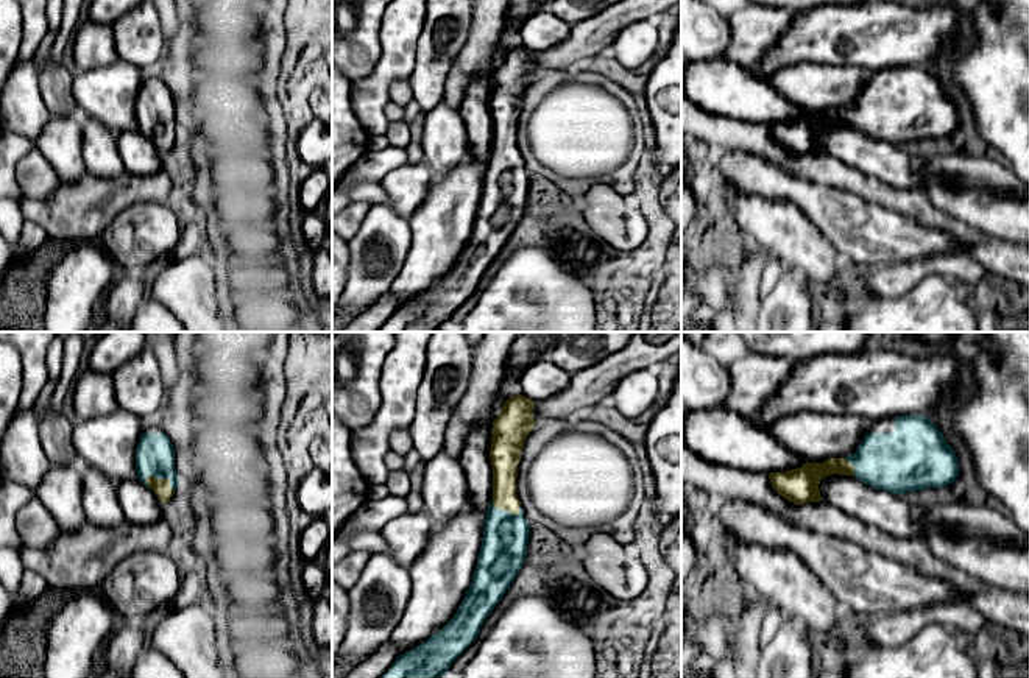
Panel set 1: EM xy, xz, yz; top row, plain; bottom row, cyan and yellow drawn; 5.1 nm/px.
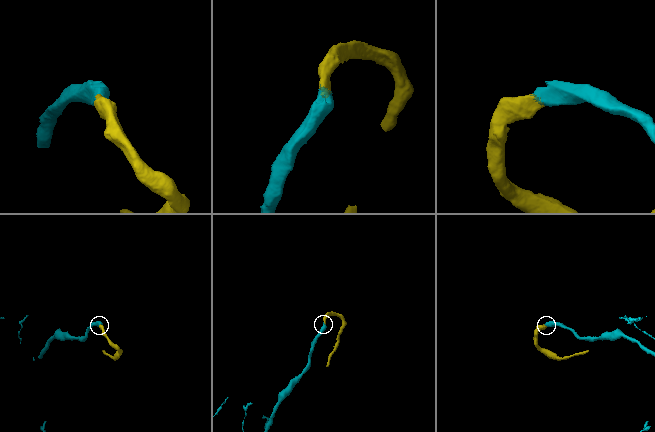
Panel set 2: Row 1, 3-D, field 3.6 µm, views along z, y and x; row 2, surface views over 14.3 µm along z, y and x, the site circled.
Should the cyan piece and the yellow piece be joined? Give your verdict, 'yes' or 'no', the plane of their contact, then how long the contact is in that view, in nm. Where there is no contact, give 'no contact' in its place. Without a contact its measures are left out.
yes; meets cyan in xy; contact 170 nm long

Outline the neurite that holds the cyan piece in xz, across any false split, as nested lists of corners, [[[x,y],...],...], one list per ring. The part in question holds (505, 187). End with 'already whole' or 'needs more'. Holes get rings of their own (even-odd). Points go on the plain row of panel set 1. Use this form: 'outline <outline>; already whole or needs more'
outline [[[516,44],[493,72],[490,109],[493,117],[493,151],[486,161],[483,189],[472,234],[454,268],[424,295],[396,309],[379,332],[437,332],[449,324],[452,313],[477,290],[483,271],[493,263],[524,217],[530,175],[516,147],[518,115],[524,92],[535,78],[535,51]]]; needs more

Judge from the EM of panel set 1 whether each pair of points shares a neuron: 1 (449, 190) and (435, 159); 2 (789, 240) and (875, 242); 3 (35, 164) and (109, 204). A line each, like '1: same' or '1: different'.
1: different
2: different
3: same

